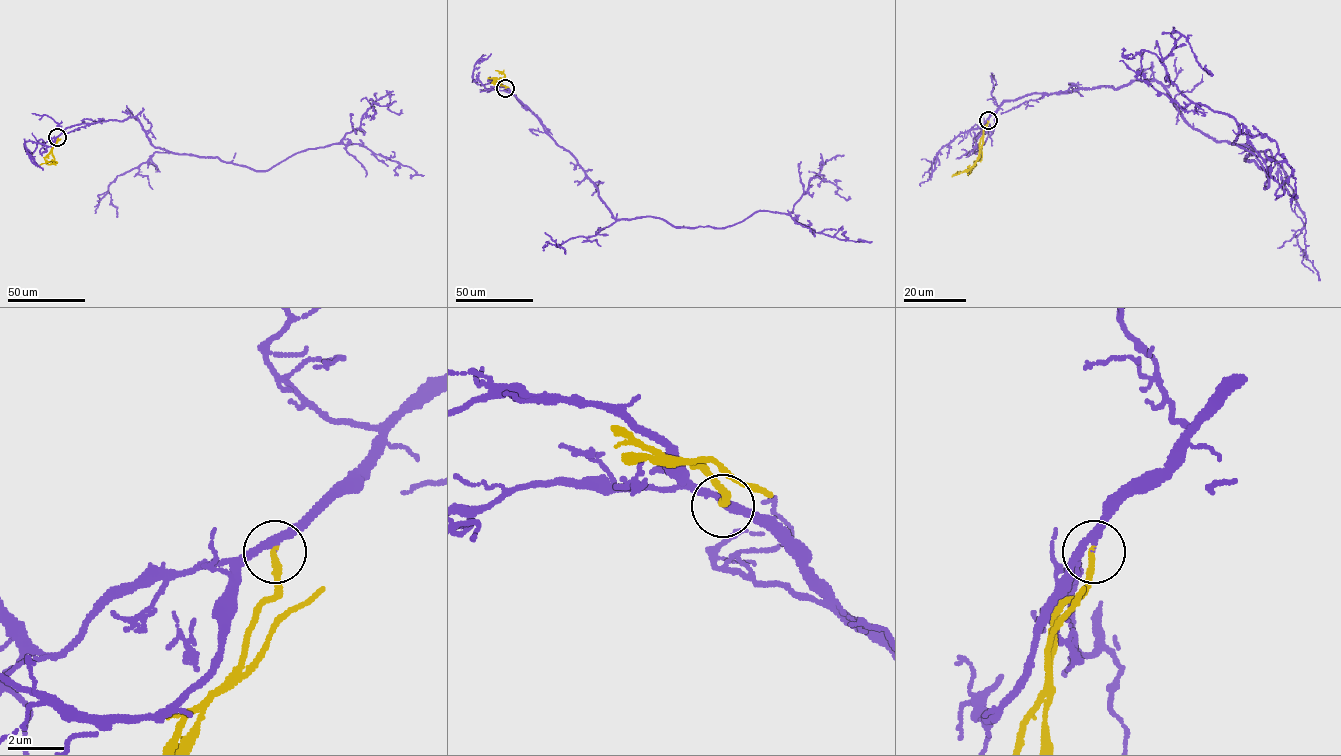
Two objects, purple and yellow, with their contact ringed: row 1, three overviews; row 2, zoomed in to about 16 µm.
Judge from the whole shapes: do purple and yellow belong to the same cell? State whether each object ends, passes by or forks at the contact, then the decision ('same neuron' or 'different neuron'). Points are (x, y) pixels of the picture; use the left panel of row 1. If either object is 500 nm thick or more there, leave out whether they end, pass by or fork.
purple passes by; yellow ends; same neuron

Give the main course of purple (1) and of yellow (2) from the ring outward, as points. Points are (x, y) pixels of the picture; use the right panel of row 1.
1: (988, 120), (1155, 80), (1192, 127), (1251, 148), (1265, 188), (1239, 124), (1162, 63), (1183, 35), (1206, 65)
2: (988, 120), (980, 140), (979, 158), (970, 168), (953, 175)

